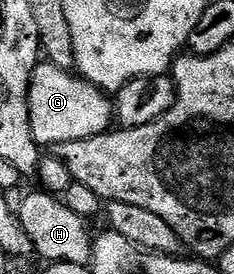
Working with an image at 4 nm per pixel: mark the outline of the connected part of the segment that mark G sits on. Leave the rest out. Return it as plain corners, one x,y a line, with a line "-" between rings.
42,61
30,75
30,124
34,140
43,148
54,149
59,143
104,135
115,119
111,96
73,70

